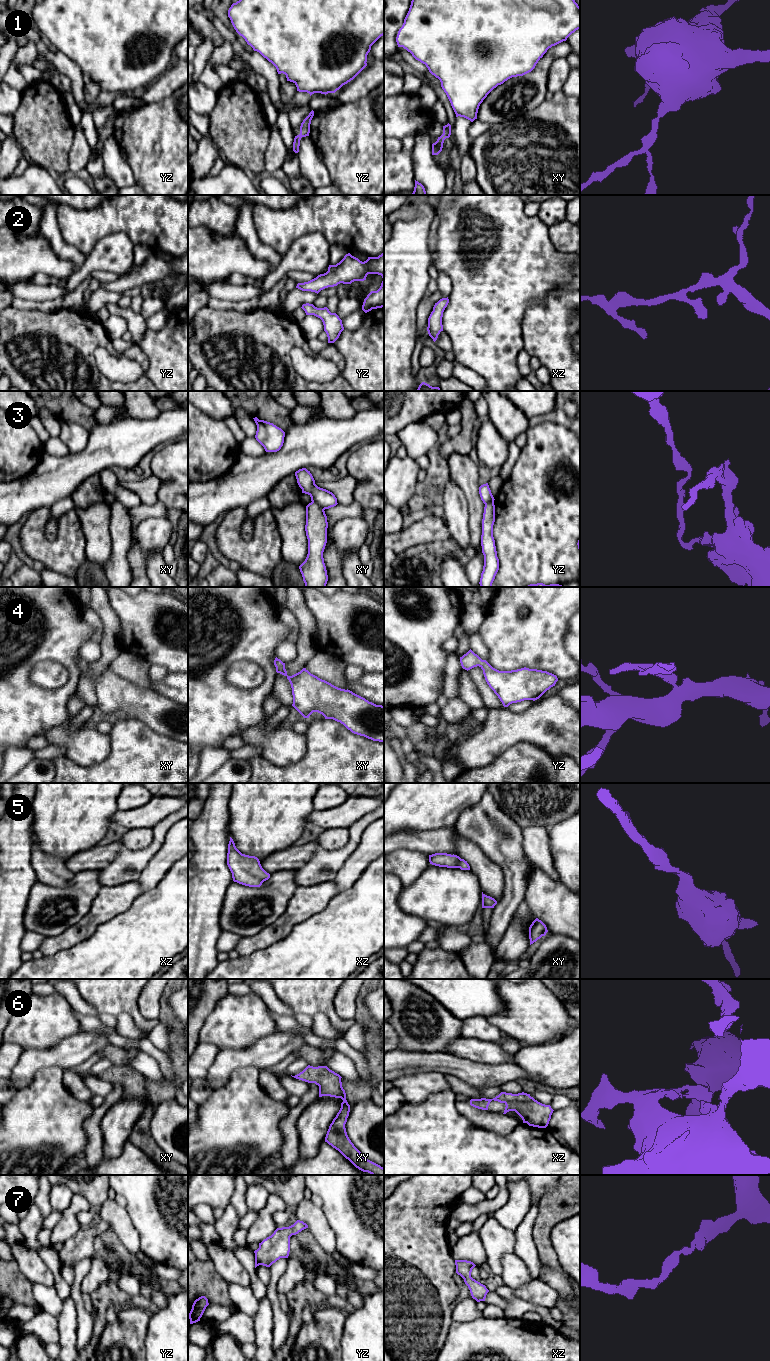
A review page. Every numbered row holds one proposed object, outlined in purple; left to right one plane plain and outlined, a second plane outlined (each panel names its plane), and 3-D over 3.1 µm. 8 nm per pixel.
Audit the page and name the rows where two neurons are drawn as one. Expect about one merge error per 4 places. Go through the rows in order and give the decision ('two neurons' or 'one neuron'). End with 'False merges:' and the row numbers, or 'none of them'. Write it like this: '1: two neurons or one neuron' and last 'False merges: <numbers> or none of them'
1: one neuron
2: one neuron
3: two neurons
4: one neuron
5: one neuron
6: one neuron
7: one neuron
False merges: 3

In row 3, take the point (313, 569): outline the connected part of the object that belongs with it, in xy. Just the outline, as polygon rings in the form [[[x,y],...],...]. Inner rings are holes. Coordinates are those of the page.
[[[311,502],[306,506],[305,531],[308,554],[299,566],[305,587],[326,587],[328,575],[323,552],[327,543],[327,516],[322,507]]]

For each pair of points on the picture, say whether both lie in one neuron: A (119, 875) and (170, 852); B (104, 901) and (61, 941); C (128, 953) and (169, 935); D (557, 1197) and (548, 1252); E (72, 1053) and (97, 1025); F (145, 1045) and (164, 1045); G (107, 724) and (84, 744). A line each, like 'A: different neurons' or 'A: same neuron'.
A: different neurons
B: same neuron
C: same neuron
D: same neuron
E: different neurons
F: different neurons
G: different neurons

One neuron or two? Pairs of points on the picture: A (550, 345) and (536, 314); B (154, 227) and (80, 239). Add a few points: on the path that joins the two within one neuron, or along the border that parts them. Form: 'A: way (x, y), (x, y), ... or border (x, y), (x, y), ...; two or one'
A: way (548, 337), (548, 326), (544, 322); one
B: way (136, 224), (98, 224); one

